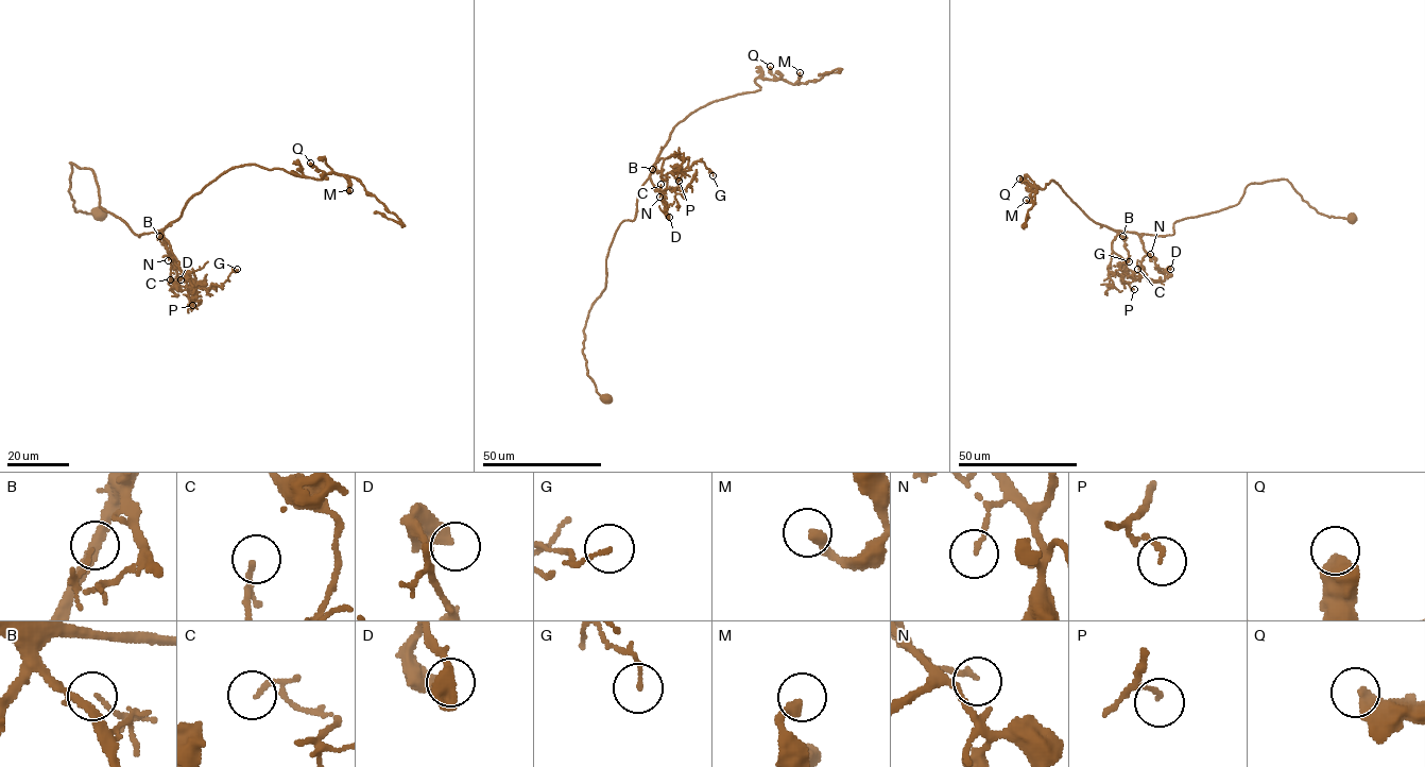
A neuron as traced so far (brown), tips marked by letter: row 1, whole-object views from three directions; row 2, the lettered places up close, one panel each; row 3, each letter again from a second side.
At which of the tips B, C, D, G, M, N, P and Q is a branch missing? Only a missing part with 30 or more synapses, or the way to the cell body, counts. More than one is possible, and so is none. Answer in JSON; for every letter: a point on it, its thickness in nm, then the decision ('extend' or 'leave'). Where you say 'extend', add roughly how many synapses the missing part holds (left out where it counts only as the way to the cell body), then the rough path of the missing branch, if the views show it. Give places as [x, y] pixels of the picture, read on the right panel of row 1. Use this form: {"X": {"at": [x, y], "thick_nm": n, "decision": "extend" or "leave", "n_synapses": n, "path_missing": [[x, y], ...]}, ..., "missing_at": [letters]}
{"B": {"at": [1122, 236], "thick_nm": 110, "decision": "leave"}, "C": {"at": [1137, 269], "thick_nm": 100, "decision": "leave"}, "D": {"at": [1170, 269], "thick_nm": 400, "decision": "leave"}, "G": {"at": [1129, 261], "thick_nm": 110, "decision": "leave"}, "M": {"at": [1026, 200], "thick_nm": 320, "decision": "leave"}, "N": {"at": [1150, 254], "thick_nm": 140, "decision": "leave"}, "P": {"at": [1134, 289], "thick_nm": 110, "decision": "leave"}, "Q": {"at": [1019, 179], "thick_nm": 460, "decision": "leave"}, "missing_at": []}

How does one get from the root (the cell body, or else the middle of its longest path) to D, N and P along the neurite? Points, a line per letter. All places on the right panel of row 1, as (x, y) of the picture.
D: (1351, 218), (1319, 214), (1286, 180), (1251, 183), (1237, 204), (1178, 220), (1172, 235), (1132, 232), (1170, 269)
N: (1351, 218), (1319, 214), (1286, 180), (1251, 183), (1237, 204), (1178, 220), (1172, 235), (1132, 232), (1150, 254)
P: (1351, 218), (1286, 180), (1251, 183), (1172, 235), (1119, 232), (1134, 289)

